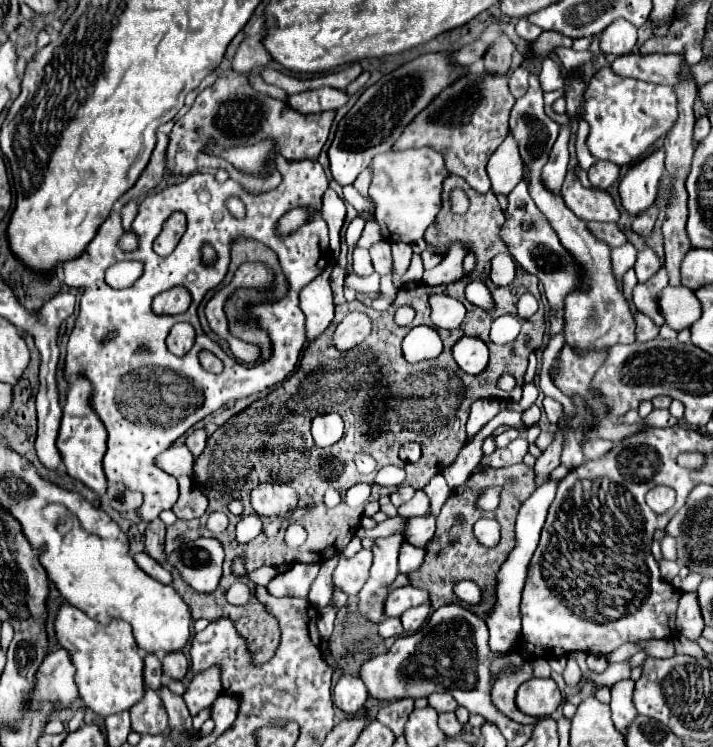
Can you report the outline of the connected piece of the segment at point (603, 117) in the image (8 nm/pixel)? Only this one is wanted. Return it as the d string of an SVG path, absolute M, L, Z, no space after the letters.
M610 67L600 69L592 77L586 89L584 111L586 121L590 123L588 149L596 159L614 161L618 165L634 163L646 157L648 149L670 131L678 117L676 95L672 87L618 77L610 71Z

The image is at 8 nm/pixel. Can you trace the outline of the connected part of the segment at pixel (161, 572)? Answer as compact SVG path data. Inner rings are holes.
M138 553L138 555L134 555L134 561L136 561L138 567L140 567L144 573L148 573L150 577L154 577L154 579L158 579L158 581L162 581L162 583L172 583L172 575L170 575L170 571L168 571L166 567L158 565L156 561L152 561L146 553Z

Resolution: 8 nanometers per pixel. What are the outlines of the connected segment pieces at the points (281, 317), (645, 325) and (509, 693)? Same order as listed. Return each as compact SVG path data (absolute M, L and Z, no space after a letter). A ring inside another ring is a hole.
M282 159L280 175L282 183L276 189L266 193L250 193L232 179L228 179L226 183L218 183L210 173L194 173L186 181L168 185L160 193L148 195L140 201L138 215L132 221L132 231L140 237L140 251L124 253L116 247L124 229L120 213L112 213L108 221L104 221L104 225L98 229L94 241L86 247L86 251L78 259L64 263L64 277L74 279L70 287L82 289L80 313L68 341L64 377L86 377L92 383L90 405L108 431L104 473L108 481L122 483L130 491L140 491L144 495L144 503L136 511L140 521L150 523L158 519L158 515L166 509L172 509L178 499L178 483L174 477L154 467L156 455L168 449L194 423L226 405L226 401L244 399L254 393L262 393L268 387L280 385L288 379L298 363L300 351L304 347L304 313L298 307L298 293L330 263L328 227L320 217L322 195L328 189L328 179L322 165L310 159ZM230 195L236 195L244 201L244 219L234 219L224 207L224 201ZM296 207L308 207L312 211L312 219L298 231L282 237L280 233L276 233L276 221L280 221L280 217ZM172 211L182 211L188 217L188 229L172 255L158 257L152 251L152 243L156 239L158 227ZM236 235L252 237L268 245L280 257L280 265L290 283L288 295L280 301L271 303L264 300L248 308L250 314L248 313L245 321L257 318L258 325L270 333L270 339L274 343L274 351L268 361L248 367L226 355L222 347L202 331L196 315L196 309L206 291L214 289L224 279L230 265L230 241ZM204 243L210 243L218 253L218 261L214 267L206 267L200 261L200 247ZM122 259L140 261L144 265L144 273L130 289L116 291L104 283L104 271ZM172 285L184 285L192 293L190 309L182 315L156 315L152 311L152 299L158 291L170 289ZM178 321L190 321L196 329L196 341L190 353L186 353L184 357L172 355L164 343L170 327ZM112 333L116 337L108 339L108 335ZM140 347L144 347L142 353L138 353ZM202 349L208 349L222 359L224 371L220 375L202 369L202 365L198 363L198 353Z
M638 311L632 317L636 321L636 341L650 341L658 335L658 327L648 317L644 317Z
M528 661L528 665L520 671L520 673L514 673L514 675L504 675L504 677L498 677L494 687L492 687L492 703L496 705L496 709L510 717L512 721L518 721L518 723L534 723L536 719L520 713L516 709L516 703L514 703L514 695L516 695L516 689L528 681L528 677L532 677L532 661Z

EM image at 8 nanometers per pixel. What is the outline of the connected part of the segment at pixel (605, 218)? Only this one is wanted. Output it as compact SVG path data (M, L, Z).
M571 118L571 137L568 144L570 153L570 169L566 175L566 181L562 185L562 197L566 201L566 207L582 221L600 221L600 223L618 223L620 211L608 191L600 189L586 189L580 185L574 171L578 169L576 163L575 141L579 120Z

